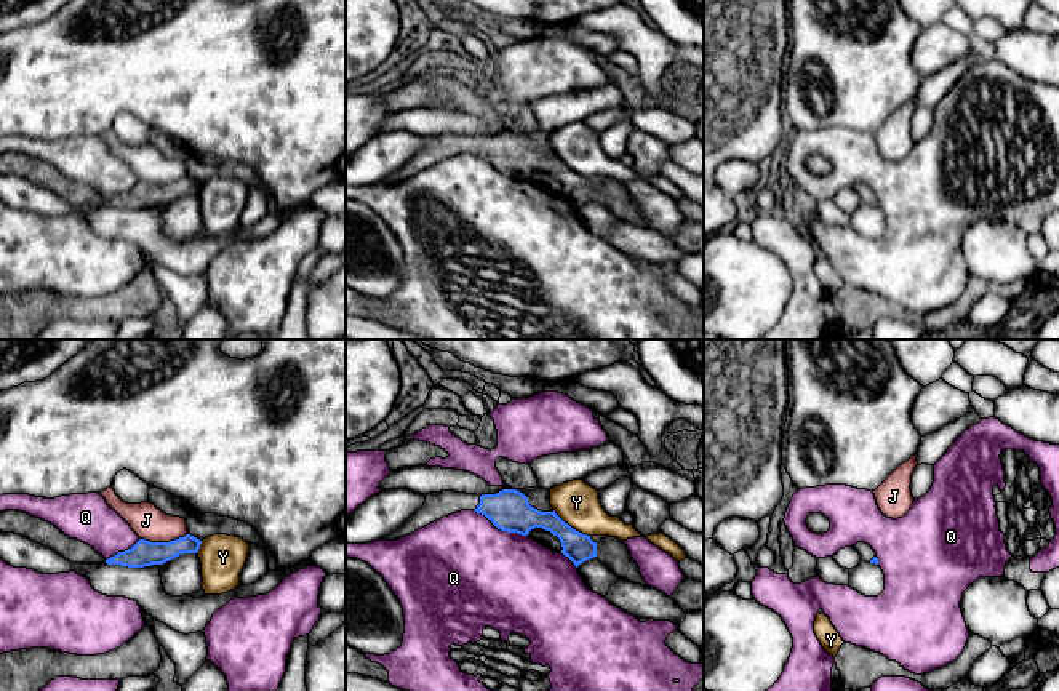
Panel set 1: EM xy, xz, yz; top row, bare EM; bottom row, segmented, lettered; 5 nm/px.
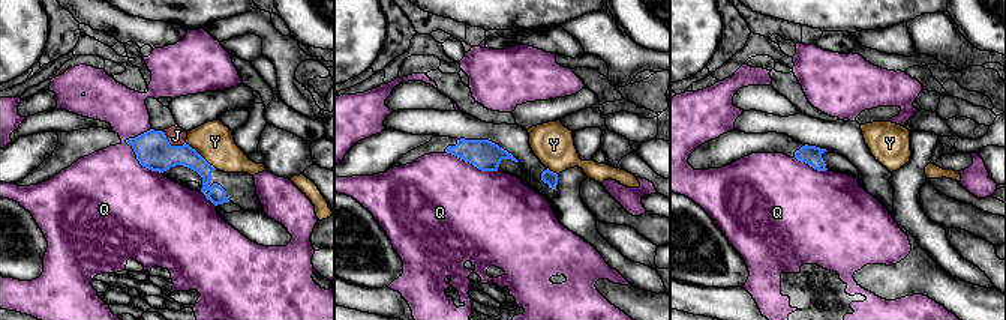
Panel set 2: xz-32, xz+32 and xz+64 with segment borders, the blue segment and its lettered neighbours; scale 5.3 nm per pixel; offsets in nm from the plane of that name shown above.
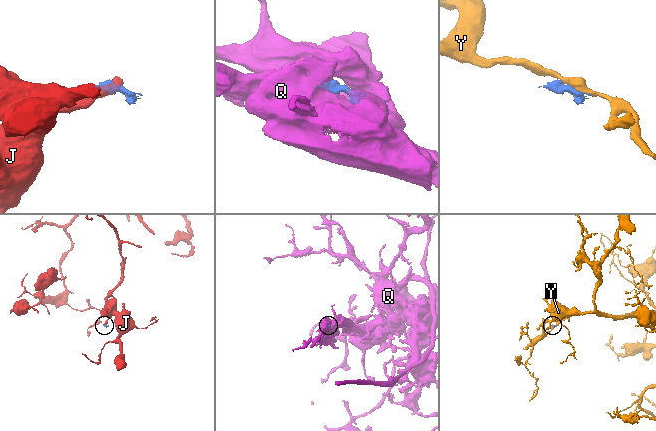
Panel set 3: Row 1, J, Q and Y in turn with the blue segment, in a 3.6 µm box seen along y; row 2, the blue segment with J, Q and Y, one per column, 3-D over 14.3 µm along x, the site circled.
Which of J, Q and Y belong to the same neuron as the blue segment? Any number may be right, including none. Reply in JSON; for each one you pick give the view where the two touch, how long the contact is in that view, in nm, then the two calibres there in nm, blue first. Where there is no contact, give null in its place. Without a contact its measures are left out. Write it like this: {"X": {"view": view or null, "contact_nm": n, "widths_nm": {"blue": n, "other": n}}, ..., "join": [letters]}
{"join": []}

